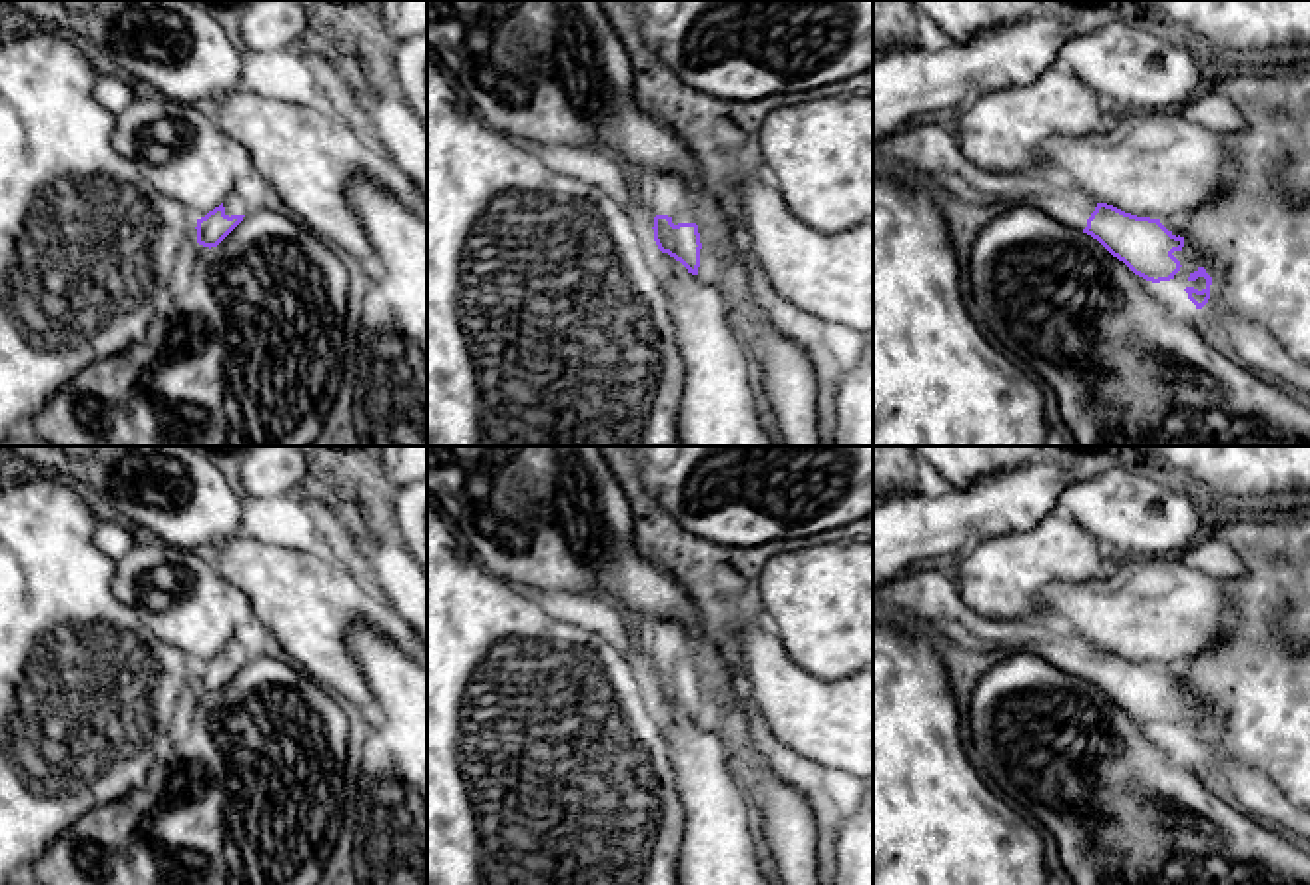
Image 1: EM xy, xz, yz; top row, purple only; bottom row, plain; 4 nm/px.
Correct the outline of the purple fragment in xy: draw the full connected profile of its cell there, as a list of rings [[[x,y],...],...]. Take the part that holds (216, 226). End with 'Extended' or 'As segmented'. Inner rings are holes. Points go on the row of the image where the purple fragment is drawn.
[[[247,187],[231,191],[225,201],[197,219],[197,243],[203,247],[217,247],[253,209],[255,197]]]. Extended

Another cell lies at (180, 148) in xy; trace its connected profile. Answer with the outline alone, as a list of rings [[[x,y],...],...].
[[[142,92],[116,114],[112,146],[193,219],[255,181],[247,149],[219,128],[209,106]]]

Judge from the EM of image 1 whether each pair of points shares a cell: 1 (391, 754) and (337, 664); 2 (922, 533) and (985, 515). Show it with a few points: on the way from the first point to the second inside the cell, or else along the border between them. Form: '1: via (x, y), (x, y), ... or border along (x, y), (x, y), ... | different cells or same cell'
1: border along (359, 668), (371, 694), (371, 714) | different cells
2: via (938, 527), (958, 515), (970, 515) | same cell

